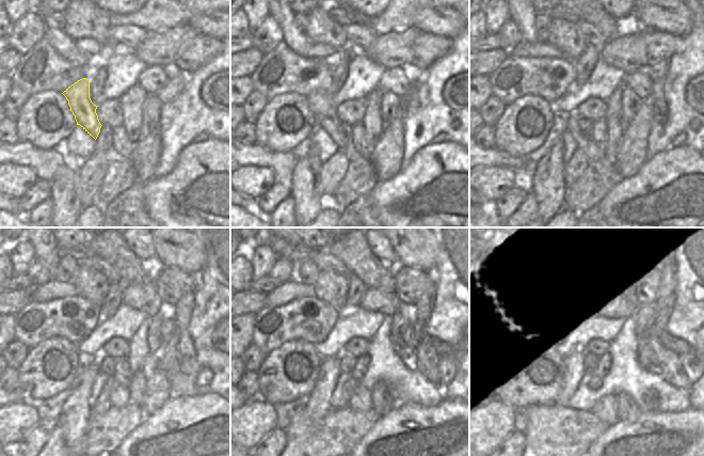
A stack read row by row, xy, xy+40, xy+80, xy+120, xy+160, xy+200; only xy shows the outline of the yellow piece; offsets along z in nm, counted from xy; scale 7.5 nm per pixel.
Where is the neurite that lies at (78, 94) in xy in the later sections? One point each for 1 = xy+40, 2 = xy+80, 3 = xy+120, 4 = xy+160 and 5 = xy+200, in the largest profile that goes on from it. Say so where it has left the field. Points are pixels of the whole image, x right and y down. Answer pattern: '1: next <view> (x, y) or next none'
1: next xy+40 (320, 104)
2: next xy+80 (593, 154)
3: next xy+120 (120, 396)
4: next xy+160 (361, 399)
5: next xy+200 (604, 409)

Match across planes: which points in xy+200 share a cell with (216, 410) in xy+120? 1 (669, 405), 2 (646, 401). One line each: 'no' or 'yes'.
1: no
2: no

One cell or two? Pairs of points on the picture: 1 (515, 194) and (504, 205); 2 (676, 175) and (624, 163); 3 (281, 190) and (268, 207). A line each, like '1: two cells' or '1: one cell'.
1: one cell
2: two cells
3: one cell

